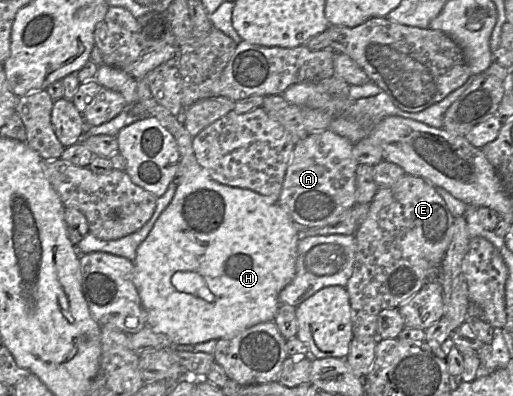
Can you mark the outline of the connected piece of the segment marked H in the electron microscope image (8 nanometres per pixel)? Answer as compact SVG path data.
M104 63L98 66L94 79L100 84L101 88L105 87L121 93L128 105L142 106L144 115L148 114L155 117L173 135L179 148L180 166L183 167L182 180L177 185L175 195L170 204L160 214L147 237L138 246L136 257L133 262L133 281L147 313L147 326L151 327L151 329L156 332L166 335L173 345L196 345L209 340L229 339L257 324L270 321L273 322L280 307L279 294L293 280L296 273L297 248L299 238L301 237L295 223L292 221L287 211L279 202L269 201L265 196L253 190L224 185L213 180L209 173L197 162L192 144L193 137L179 121L179 116L176 117L172 115L165 107L157 103L153 97L139 101L137 80L125 70L111 67Z

